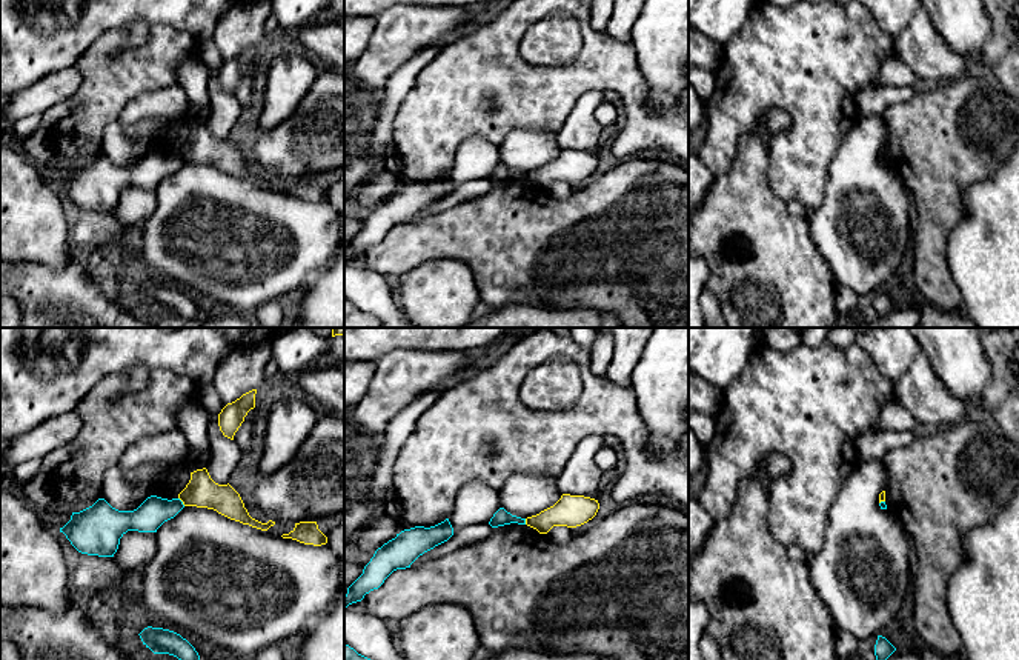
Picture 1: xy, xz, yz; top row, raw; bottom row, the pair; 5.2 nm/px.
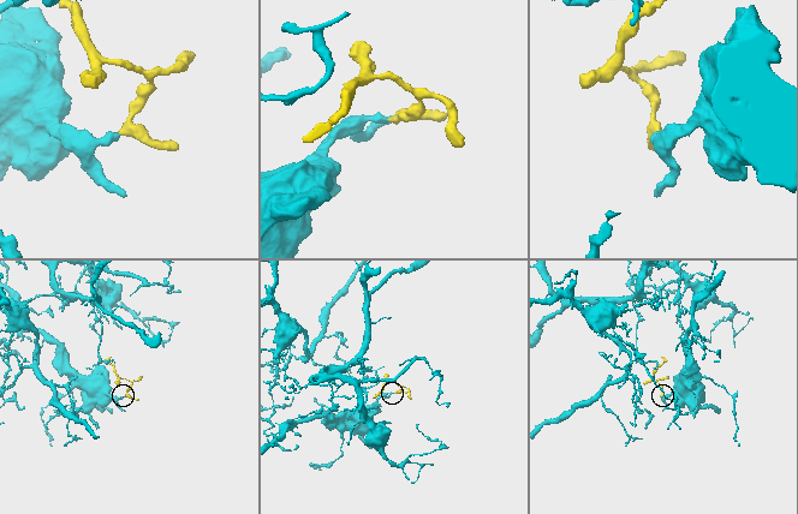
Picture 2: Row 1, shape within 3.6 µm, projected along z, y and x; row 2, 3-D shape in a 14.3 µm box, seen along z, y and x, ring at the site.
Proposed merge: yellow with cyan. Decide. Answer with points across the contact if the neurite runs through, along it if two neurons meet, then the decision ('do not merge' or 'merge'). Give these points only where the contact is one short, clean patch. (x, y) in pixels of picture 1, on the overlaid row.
border along xy (179, 497), (185, 505); do not merge

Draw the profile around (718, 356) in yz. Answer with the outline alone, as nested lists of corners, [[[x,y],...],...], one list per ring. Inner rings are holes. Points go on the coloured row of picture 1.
[[[689,328],[689,369],[722,394],[761,345],[756,328]]]

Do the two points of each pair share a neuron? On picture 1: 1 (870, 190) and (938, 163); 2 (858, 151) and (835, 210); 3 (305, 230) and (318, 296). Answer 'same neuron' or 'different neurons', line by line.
1: different neurons
2: same neuron
3: different neurons

